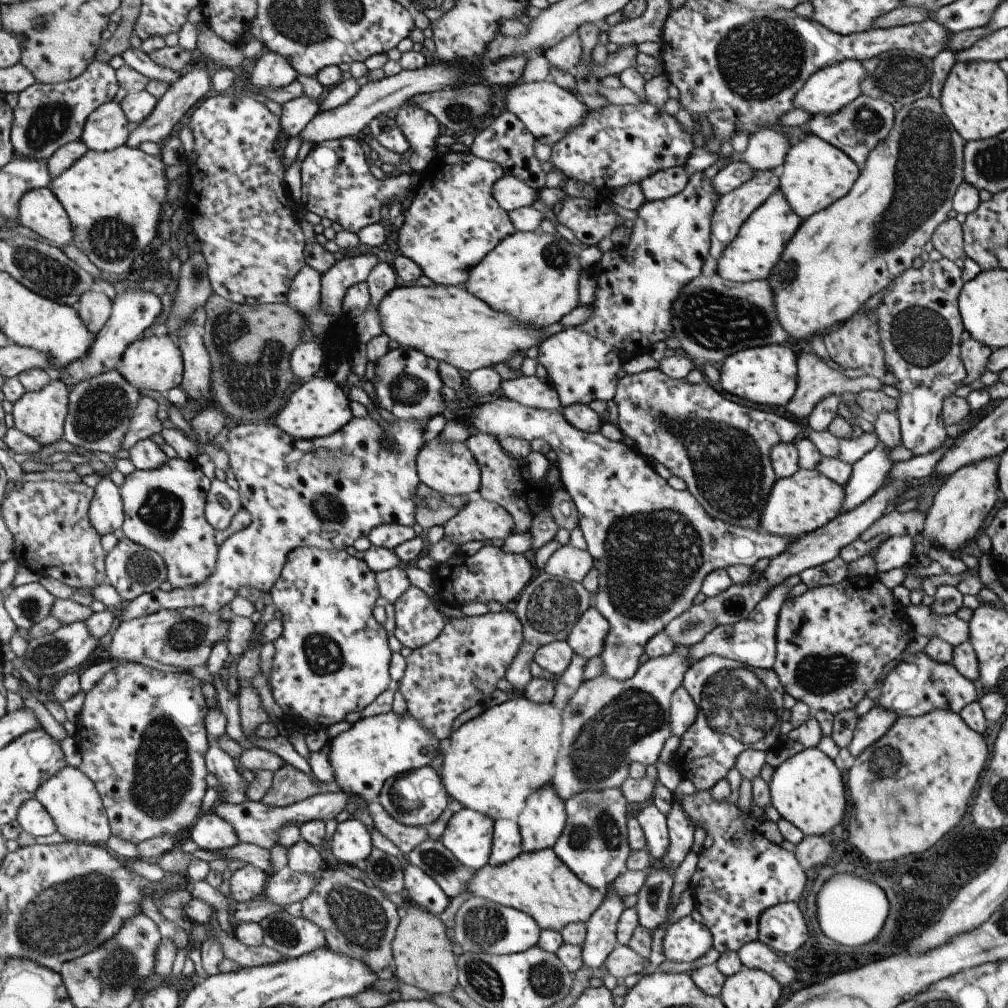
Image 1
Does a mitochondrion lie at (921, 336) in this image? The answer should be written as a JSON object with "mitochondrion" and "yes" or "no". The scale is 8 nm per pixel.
{"mitochondrion":"yes"}

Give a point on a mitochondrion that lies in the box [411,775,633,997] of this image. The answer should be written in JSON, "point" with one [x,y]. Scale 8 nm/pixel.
{"point":[605,832]}

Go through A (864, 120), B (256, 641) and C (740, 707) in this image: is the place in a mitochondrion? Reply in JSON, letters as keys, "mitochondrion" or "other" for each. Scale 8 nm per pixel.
{"A":"mitochondrion","B":"other","C":"mitochondrion"}

